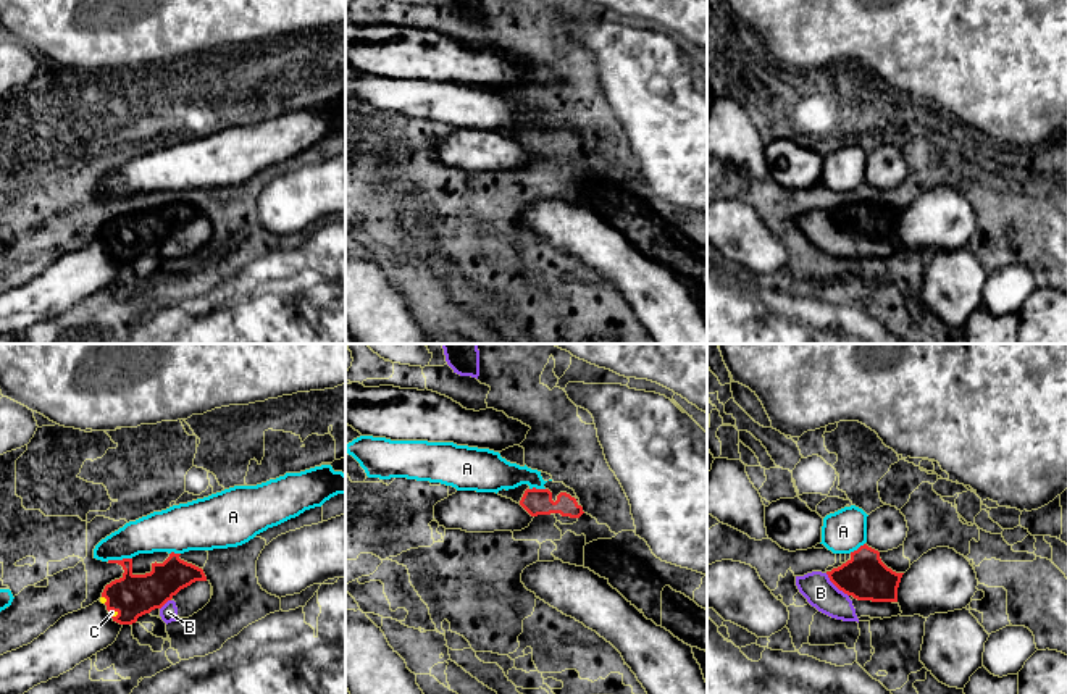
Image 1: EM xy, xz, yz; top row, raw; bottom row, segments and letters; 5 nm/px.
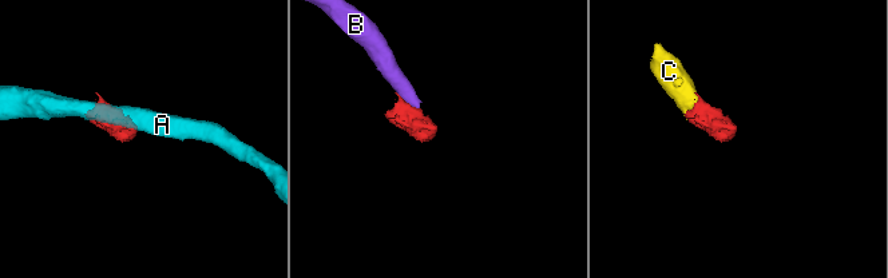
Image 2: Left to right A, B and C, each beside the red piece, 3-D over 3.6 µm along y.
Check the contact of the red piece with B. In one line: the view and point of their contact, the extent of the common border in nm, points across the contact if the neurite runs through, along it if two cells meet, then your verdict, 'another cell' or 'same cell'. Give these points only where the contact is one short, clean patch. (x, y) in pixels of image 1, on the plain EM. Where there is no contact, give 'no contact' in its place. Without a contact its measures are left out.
meets red in yz at (836, 225); contact 170 nm long; border along yz (825, 212), (848, 234); another cell

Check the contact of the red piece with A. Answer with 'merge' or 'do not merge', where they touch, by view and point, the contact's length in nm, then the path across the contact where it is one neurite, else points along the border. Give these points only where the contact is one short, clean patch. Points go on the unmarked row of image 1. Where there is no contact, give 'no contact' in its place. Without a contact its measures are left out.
do not merge; contact xy (118, 199); length 130 nm

